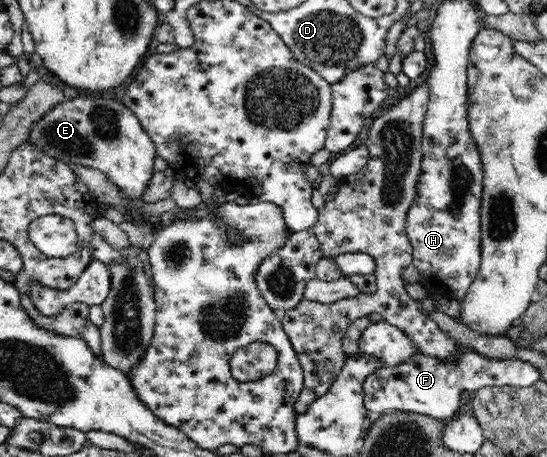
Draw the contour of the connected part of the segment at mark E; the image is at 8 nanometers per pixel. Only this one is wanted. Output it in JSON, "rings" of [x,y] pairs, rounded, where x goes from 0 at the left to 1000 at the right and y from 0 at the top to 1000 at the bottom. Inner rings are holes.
{"rings":[[[196,208],[124,210],[117,225],[102,230],[75,258],[59,274],[59,287],[49,304],[51,313],[60,313],[77,328],[77,335],[106,346],[106,352],[117,352],[126,363],[154,361],[179,370],[201,389],[225,431],[232,431],[232,440],[260,440],[260,427],[282,379],[287,326],[271,291],[260,280],[256,265],[245,254],[245,245],[234,241],[223,221],[197,217]]]}

